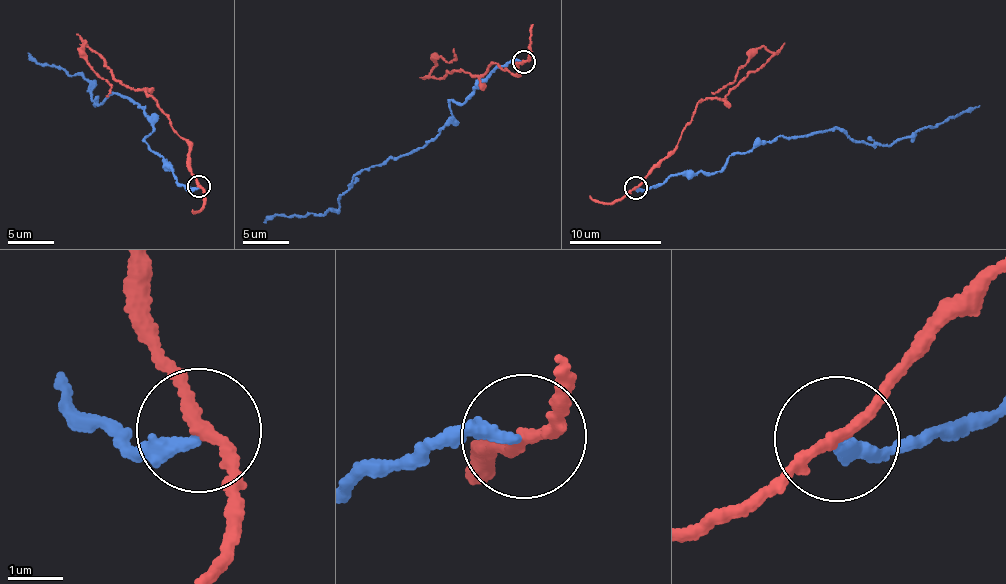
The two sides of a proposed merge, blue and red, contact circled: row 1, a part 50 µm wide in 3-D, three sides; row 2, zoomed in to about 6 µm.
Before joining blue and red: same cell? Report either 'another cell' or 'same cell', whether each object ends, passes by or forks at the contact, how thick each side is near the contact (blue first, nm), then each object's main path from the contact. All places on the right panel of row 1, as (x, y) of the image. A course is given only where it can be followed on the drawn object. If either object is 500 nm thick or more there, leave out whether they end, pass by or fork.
another cell; blue ends there; red passes by; 240 nm thick on the blue side, 190 nm on the other; blue runs (636, 189), (673, 175), (719, 171), (733, 153), (785, 136), (838, 127), (853, 140), (891, 145), (980, 106); red runs (636, 187), (674, 150), (698, 103), (722, 100), (769, 53), (759, 48), (732, 83), (711, 94)

